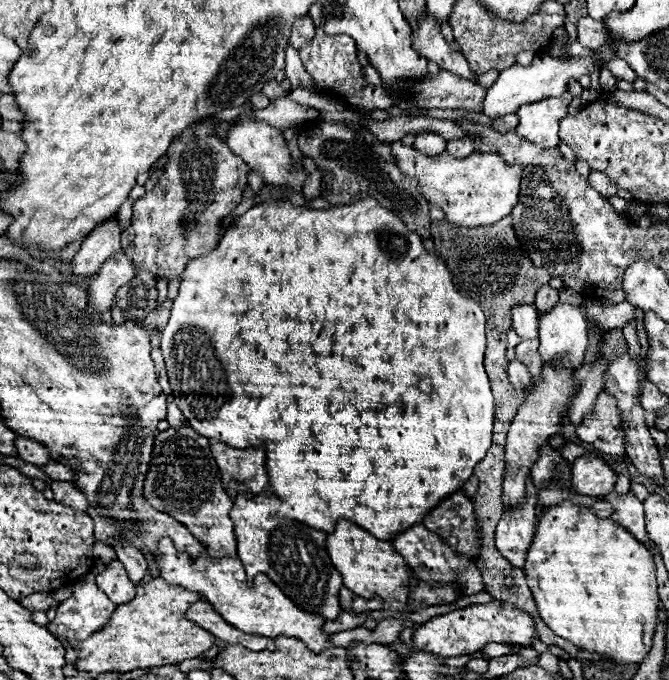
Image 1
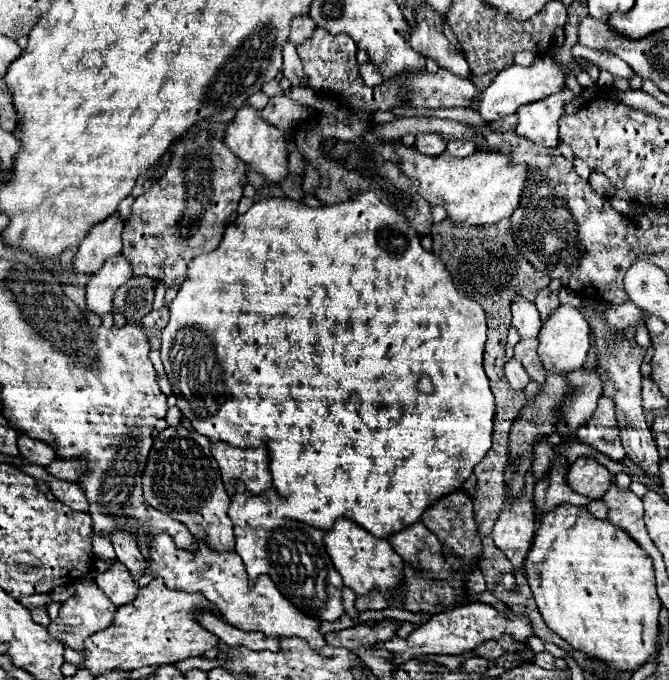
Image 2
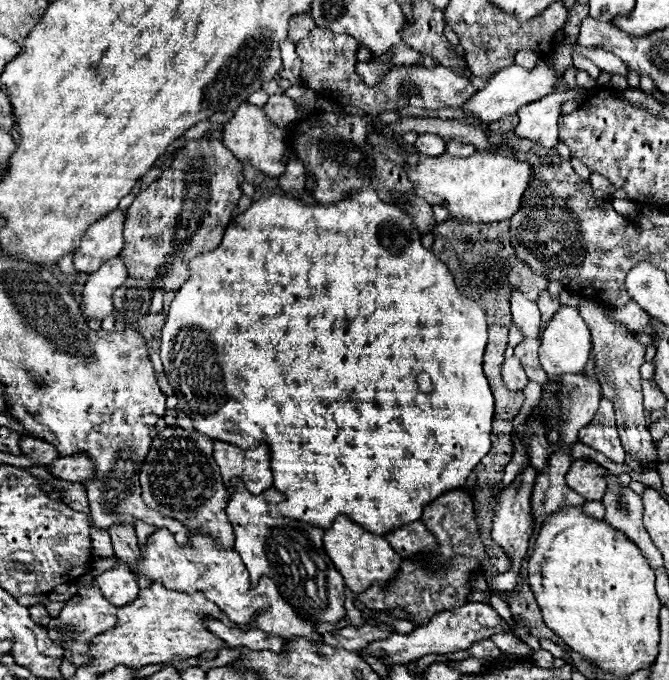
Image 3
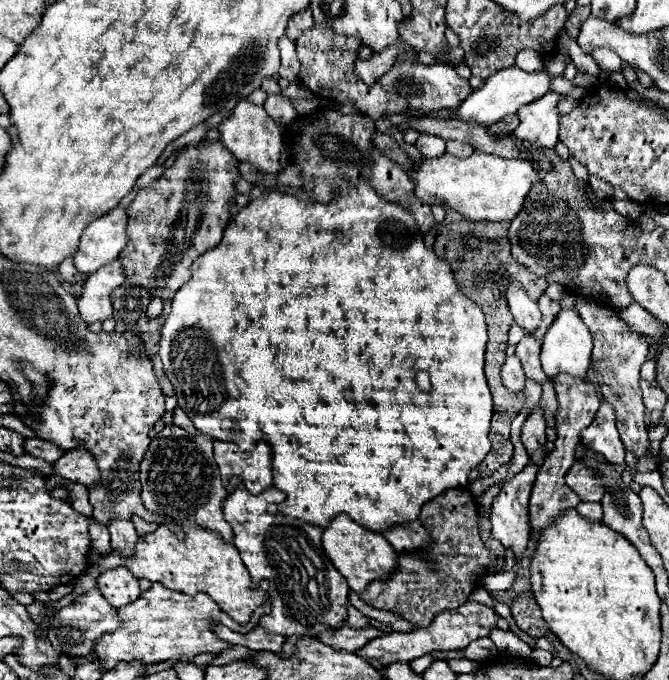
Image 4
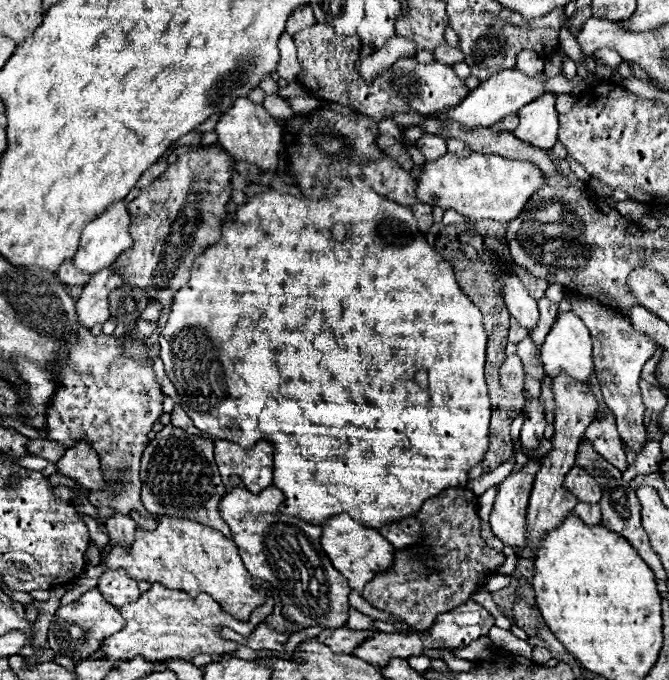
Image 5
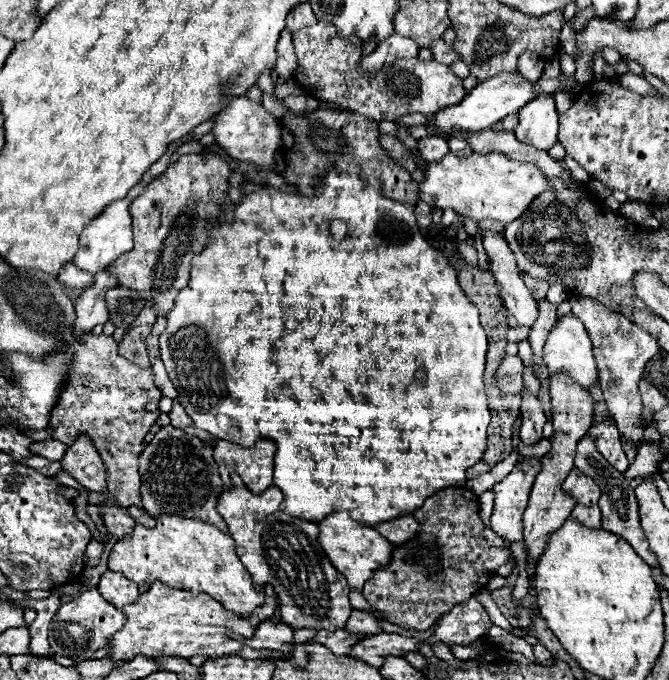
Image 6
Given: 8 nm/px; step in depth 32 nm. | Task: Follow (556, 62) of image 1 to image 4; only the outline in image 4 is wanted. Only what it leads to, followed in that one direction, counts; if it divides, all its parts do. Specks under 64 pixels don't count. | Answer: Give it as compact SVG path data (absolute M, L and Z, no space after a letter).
M518 66L512 68L504 68L500 72L496 72L494 76L490 76L484 86L480 86L478 90L474 90L464 102L462 106L458 106L452 112L452 118L462 120L466 124L476 124L476 126L492 126L494 122L502 120L508 114L516 114L520 106L534 102L536 98L544 96L546 92L550 92L550 74L546 70L538 70L534 74L528 74L524 70L520 70Z

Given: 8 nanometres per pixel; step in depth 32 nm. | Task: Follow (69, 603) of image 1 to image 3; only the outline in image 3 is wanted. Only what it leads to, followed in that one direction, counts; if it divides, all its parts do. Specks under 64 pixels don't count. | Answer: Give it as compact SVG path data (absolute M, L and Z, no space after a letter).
M82 588L78 596L68 600L60 614L50 620L48 636L54 644L60 644L64 650L70 650L72 654L88 654L90 640L106 630L112 630L116 626L116 620L116 606L112 606L98 588Z

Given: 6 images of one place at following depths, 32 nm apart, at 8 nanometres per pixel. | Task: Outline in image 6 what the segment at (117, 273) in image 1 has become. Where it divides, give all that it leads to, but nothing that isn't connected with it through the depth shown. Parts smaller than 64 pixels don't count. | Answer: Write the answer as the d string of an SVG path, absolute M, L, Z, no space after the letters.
M98 272L94 276L92 288L84 290L80 298L76 300L76 320L74 320L74 336L82 340L84 334L88 334L94 326L108 322L108 308L104 302L104 294L110 288L116 288L118 280L108 276L108 272Z

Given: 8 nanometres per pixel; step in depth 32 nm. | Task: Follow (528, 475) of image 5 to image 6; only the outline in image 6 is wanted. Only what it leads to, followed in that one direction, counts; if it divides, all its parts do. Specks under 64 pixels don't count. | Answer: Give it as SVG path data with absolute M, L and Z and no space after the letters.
M526 458L516 464L508 476L492 486L494 512L490 522L494 532L508 542L522 542L522 514L540 468L542 464L538 458Z

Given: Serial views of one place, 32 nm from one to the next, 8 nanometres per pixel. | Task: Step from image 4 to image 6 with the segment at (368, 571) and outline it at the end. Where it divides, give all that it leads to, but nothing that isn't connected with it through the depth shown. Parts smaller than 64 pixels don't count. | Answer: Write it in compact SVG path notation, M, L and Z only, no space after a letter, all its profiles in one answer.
M346 510L326 516L326 520L318 522L318 526L320 526L318 542L320 542L322 550L326 552L328 560L332 562L332 566L338 572L342 572L346 576L348 584L352 588L356 588L356 590L362 590L364 582L368 578L372 578L372 572L382 568L382 566L386 566L390 562L390 558L392 558L394 546L384 536L380 536L376 528L352 520Z

